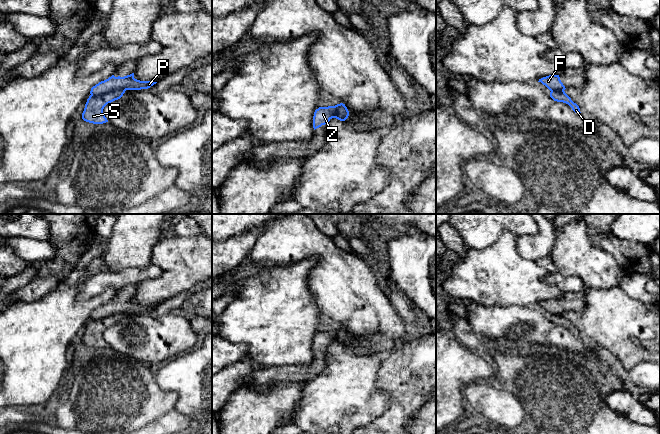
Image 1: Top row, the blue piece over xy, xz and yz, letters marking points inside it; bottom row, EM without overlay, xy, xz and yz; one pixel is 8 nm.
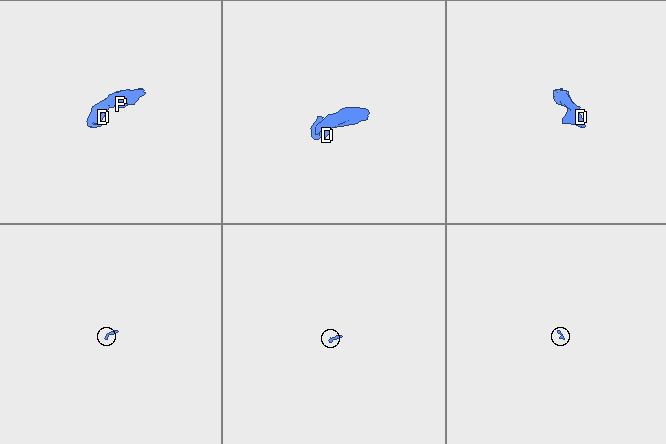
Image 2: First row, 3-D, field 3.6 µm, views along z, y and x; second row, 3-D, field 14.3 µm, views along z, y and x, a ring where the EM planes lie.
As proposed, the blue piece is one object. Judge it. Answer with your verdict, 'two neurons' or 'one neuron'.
two neurons

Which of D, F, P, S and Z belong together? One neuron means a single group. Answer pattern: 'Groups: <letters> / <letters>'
Groups: D S / F P Z

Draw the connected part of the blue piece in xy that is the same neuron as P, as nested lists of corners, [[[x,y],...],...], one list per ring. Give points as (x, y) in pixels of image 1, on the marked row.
[[[134,73],[124,77],[115,77],[112,75],[108,79],[93,86],[91,88],[90,94],[91,96],[103,96],[115,89],[123,89],[125,91],[148,89],[156,83],[157,82],[137,80],[134,78]]]

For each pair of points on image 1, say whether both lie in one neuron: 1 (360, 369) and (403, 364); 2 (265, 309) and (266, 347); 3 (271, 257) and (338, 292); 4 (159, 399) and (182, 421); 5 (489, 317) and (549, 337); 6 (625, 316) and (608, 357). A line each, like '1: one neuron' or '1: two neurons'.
1: two neurons
2: one neuron
3: one neuron
4: two neurons
5: one neuron
6: two neurons

